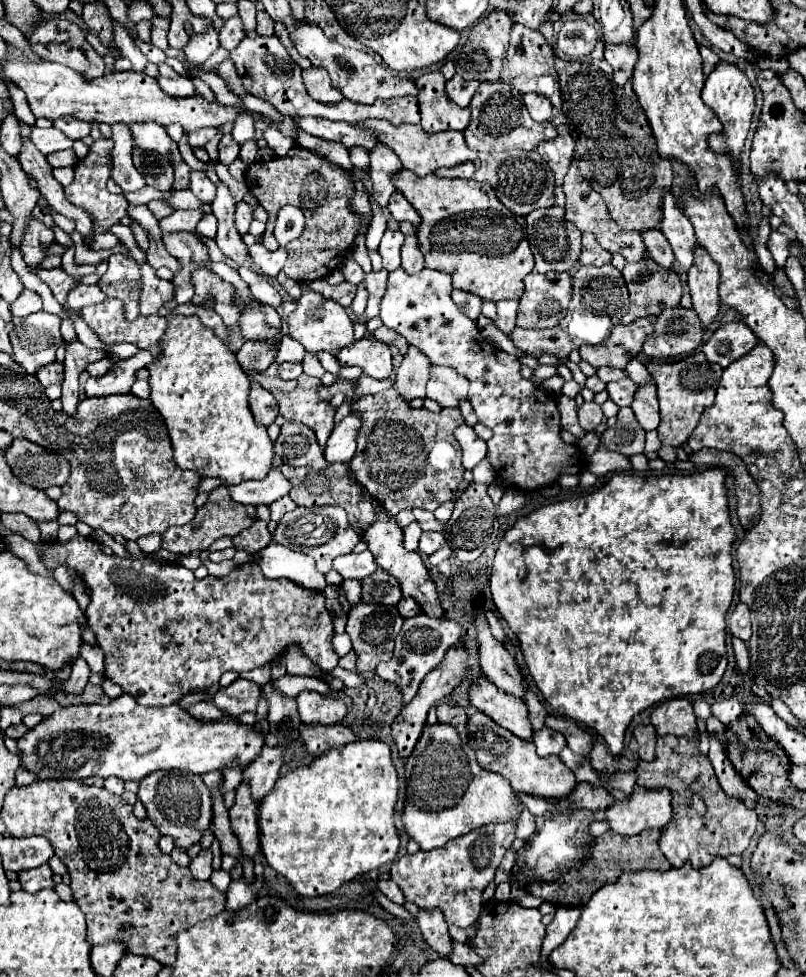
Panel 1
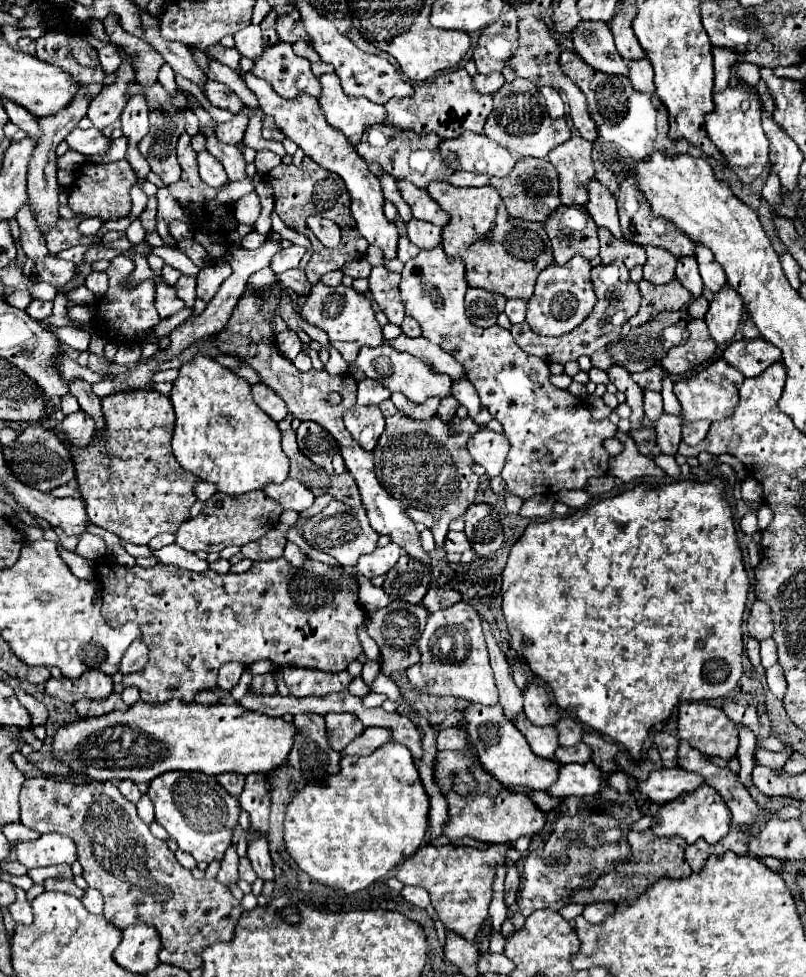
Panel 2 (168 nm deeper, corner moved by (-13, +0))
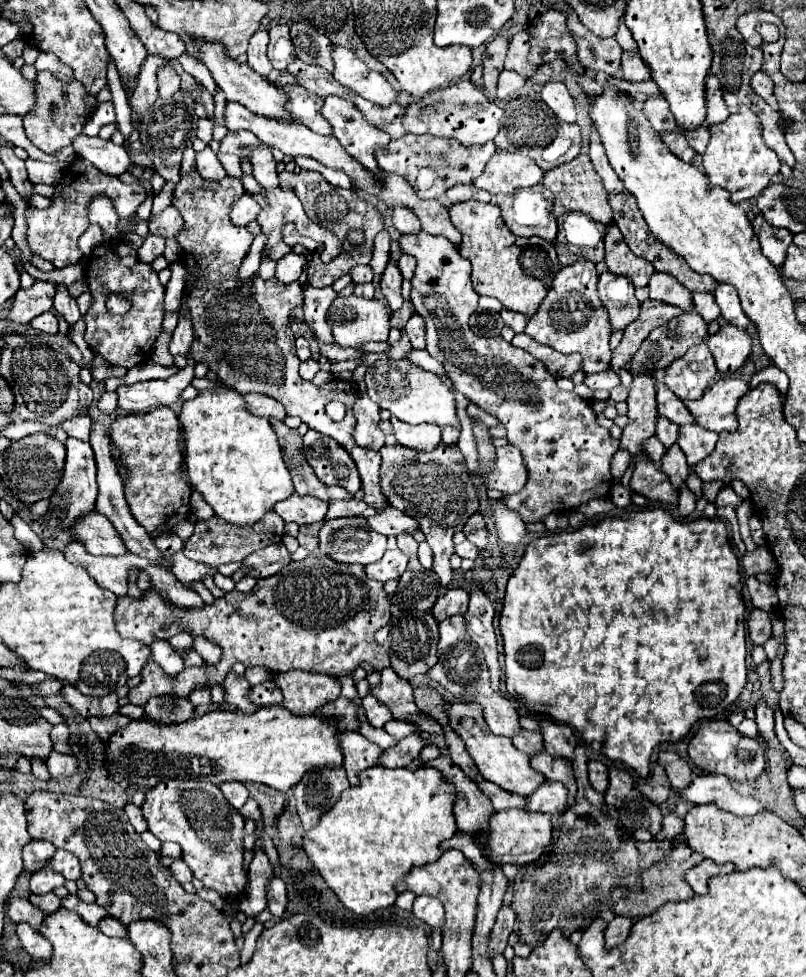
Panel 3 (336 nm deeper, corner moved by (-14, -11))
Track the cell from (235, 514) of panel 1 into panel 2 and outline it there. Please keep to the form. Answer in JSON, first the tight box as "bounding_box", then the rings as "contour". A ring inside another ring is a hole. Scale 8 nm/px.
{"bounding_box":[176,491,282,553],"contour":[[[254,491],[246,493],[246,497],[238,497],[238,501],[230,501],[230,497],[222,497],[220,493],[214,493],[208,501],[206,507],[196,515],[194,519],[188,519],[180,525],[176,531],[176,543],[190,551],[190,553],[220,553],[224,547],[230,545],[246,545],[250,541],[258,541],[262,535],[266,535],[270,529],[278,525],[278,517],[282,515],[282,507],[266,497],[264,491]]]}

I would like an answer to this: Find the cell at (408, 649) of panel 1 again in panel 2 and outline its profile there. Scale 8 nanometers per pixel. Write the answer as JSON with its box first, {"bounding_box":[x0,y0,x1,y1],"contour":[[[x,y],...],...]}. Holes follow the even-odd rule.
{"bounding_box":[406,601,498,705],"contour":[[[460,601],[452,607],[430,613],[426,629],[420,637],[420,649],[422,649],[420,663],[412,665],[406,671],[410,683],[416,689],[428,695],[454,695],[480,705],[498,703],[498,691],[488,663],[482,625],[478,621],[478,613],[472,609],[470,603]]]}

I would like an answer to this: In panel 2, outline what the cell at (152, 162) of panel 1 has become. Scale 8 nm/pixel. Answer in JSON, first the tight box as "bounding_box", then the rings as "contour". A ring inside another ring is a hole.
{"bounding_box":[140,105,184,185],"contour":[[[172,105],[150,111],[150,131],[140,141],[140,153],[150,169],[164,181],[164,185],[180,179],[180,165],[176,161],[176,143],[184,131],[184,111]]]}

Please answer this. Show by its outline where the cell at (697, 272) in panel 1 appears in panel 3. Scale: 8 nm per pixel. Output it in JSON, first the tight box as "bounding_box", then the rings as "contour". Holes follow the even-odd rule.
{"bounding_box":[707,324,751,374],"contour":[[[725,324],[723,328],[719,328],[717,334],[711,334],[707,338],[707,346],[715,356],[719,372],[733,374],[743,366],[751,352],[751,334],[749,330]]]}

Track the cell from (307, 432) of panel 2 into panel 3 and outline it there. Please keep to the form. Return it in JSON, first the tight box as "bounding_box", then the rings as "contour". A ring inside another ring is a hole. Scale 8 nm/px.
{"bounding_box":[303,430,361,494],"contour":[[[309,430],[303,436],[303,454],[323,484],[347,488],[351,494],[361,490],[359,472],[351,456],[333,438]]]}

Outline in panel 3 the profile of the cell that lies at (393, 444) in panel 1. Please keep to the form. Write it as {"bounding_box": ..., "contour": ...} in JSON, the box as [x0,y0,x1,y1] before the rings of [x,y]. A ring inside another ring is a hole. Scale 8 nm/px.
{"bounding_box":[379,420,479,586],"contour":[[[381,420],[381,430],[385,432],[385,446],[379,450],[383,464],[381,464],[381,490],[385,494],[385,498],[389,500],[389,504],[401,512],[407,512],[409,516],[415,516],[415,520],[419,520],[419,524],[423,526],[423,534],[427,544],[433,550],[433,572],[439,576],[441,584],[447,586],[451,582],[451,566],[449,566],[449,558],[453,554],[453,534],[463,530],[463,524],[469,520],[469,516],[473,516],[479,510],[479,498],[477,498],[477,490],[473,486],[473,480],[467,472],[465,466],[465,458],[461,454],[461,450],[457,448],[457,444],[453,446],[445,446],[439,444],[439,448],[435,448],[435,452],[411,452],[409,448],[403,448],[393,434],[391,422],[389,420]]]}

